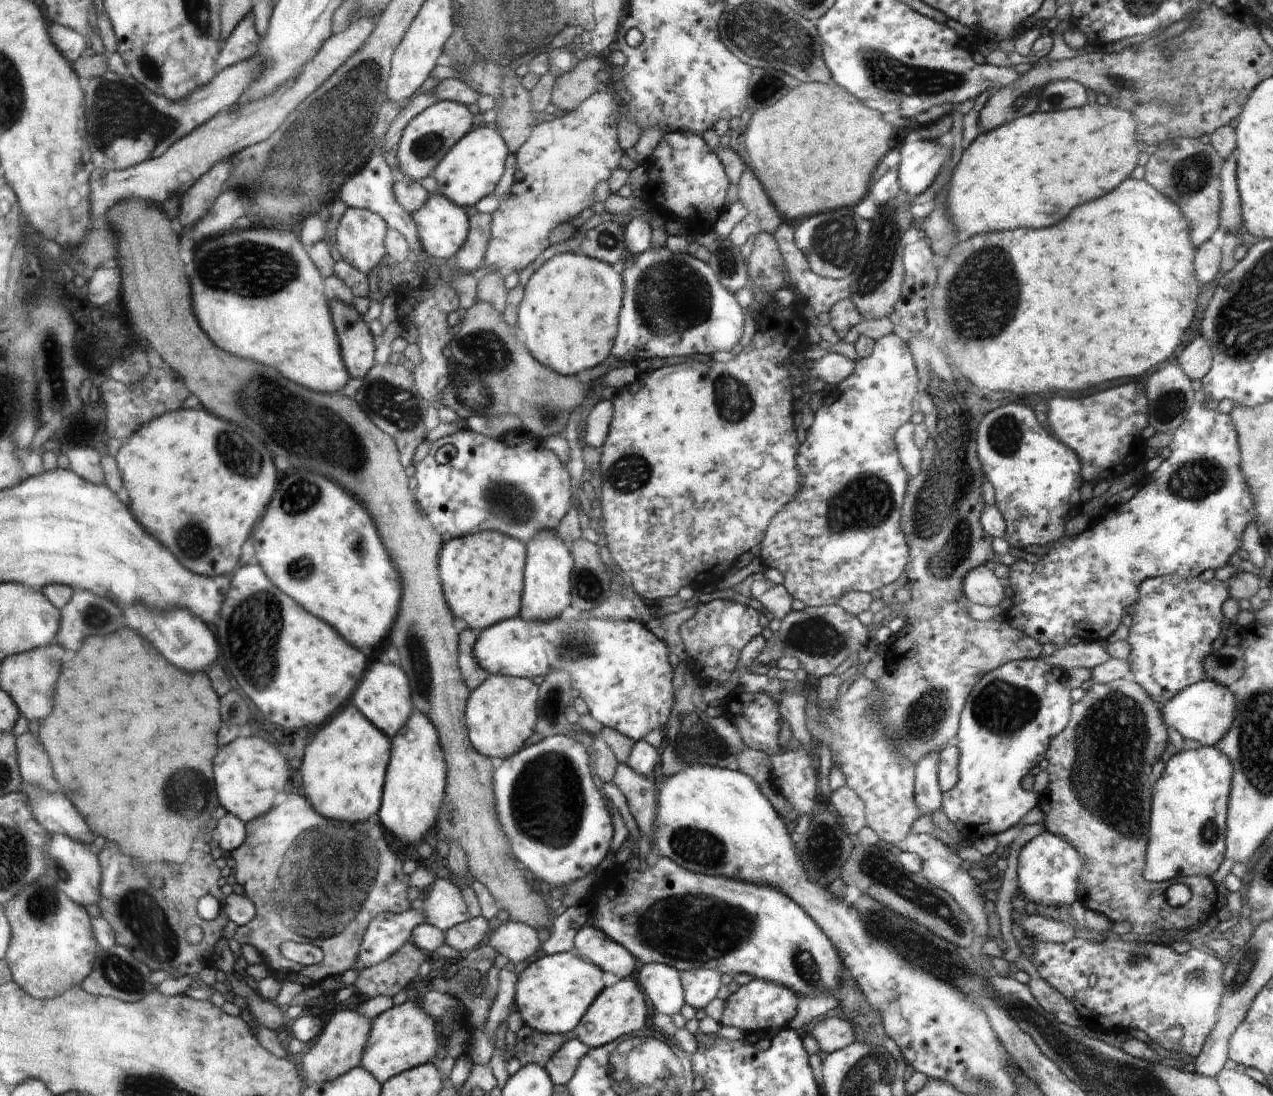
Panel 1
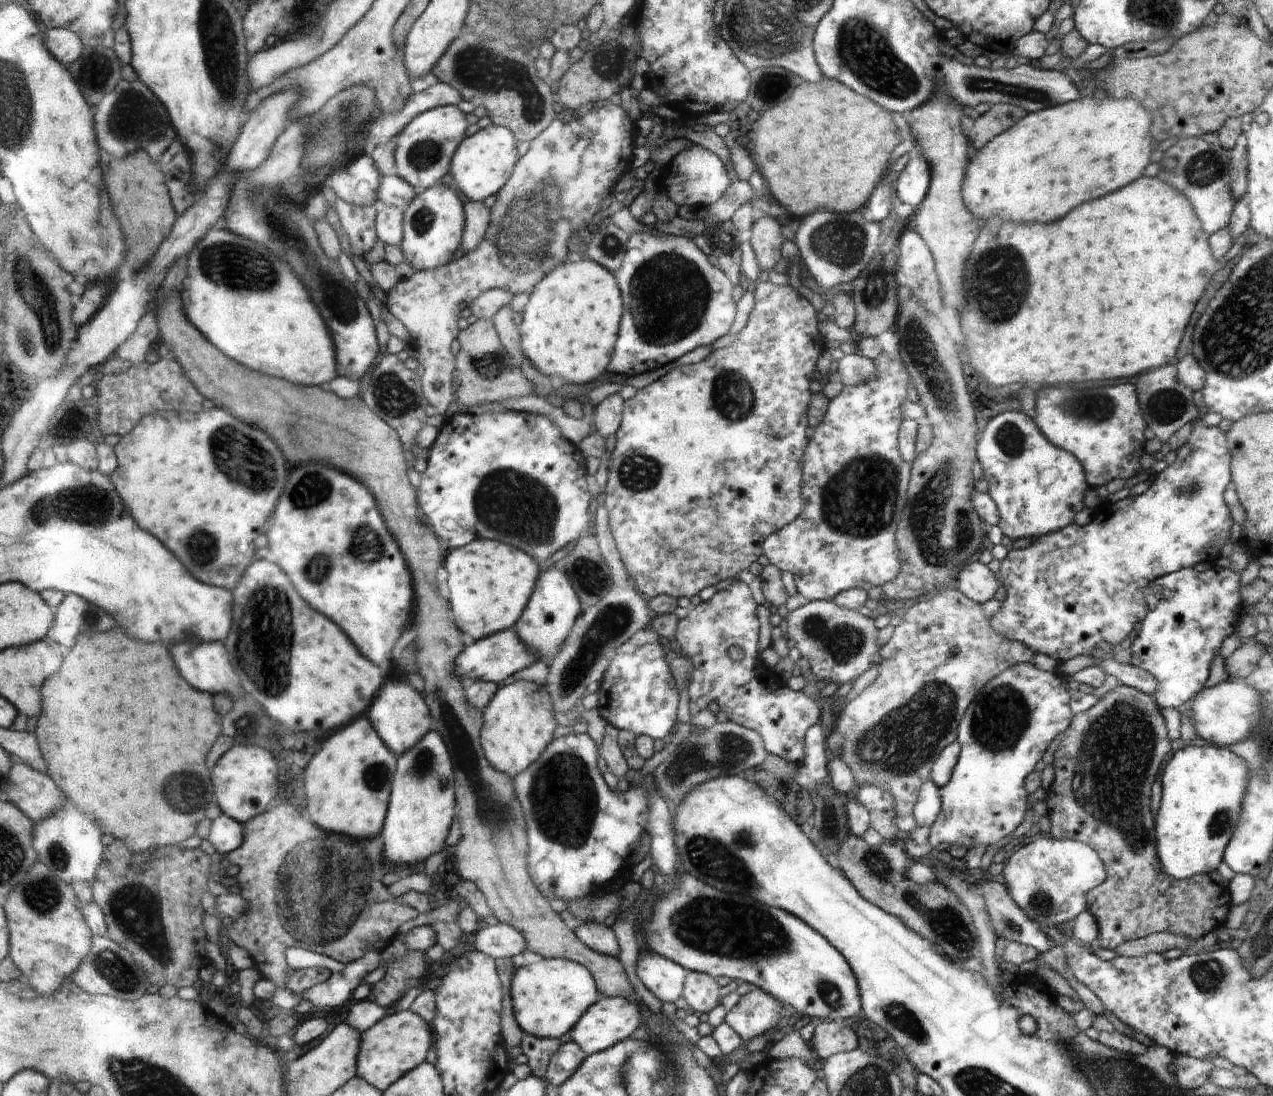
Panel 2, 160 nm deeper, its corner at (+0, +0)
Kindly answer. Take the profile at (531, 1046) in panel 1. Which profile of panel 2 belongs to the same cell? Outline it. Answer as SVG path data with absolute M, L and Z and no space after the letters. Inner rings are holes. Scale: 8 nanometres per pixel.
M528 1035L522 1040L520 1048L528 1058L528 1066L534 1077L545 1078L550 1057L560 1048L561 1044L560 1039L534 1035Z

